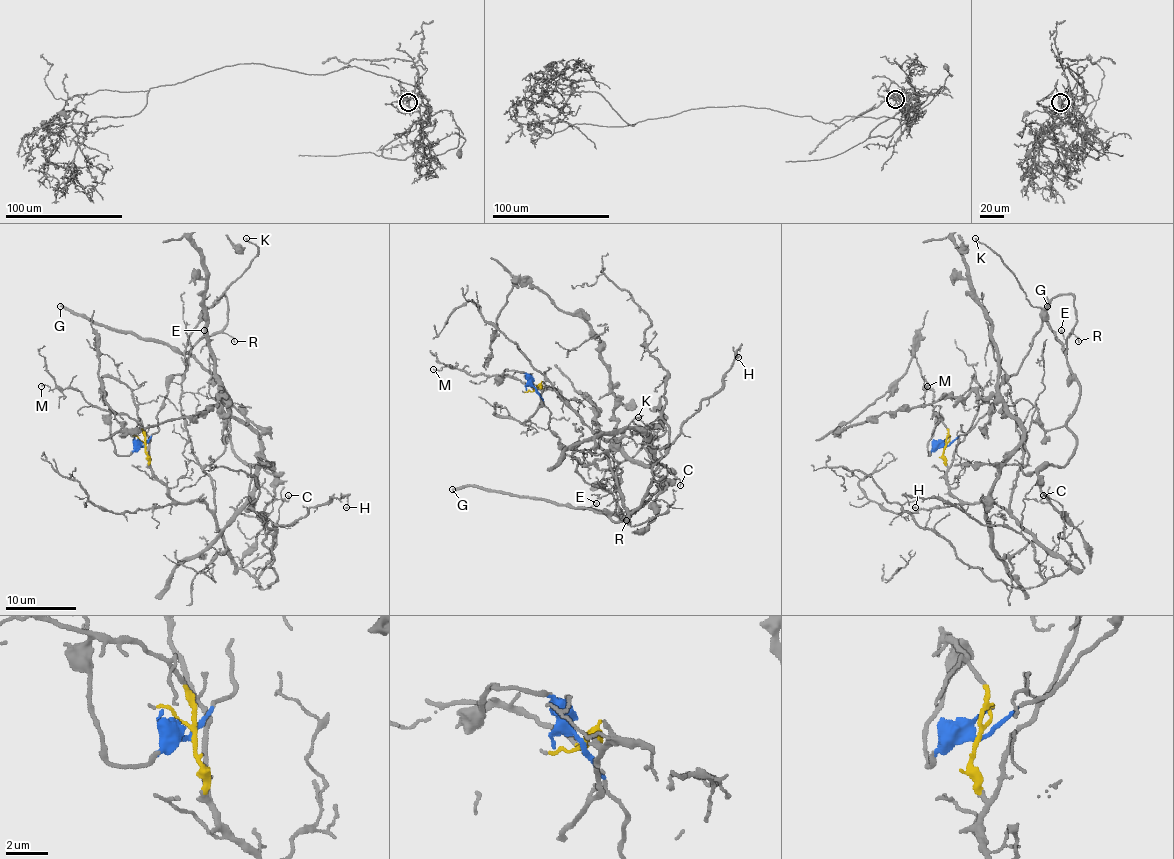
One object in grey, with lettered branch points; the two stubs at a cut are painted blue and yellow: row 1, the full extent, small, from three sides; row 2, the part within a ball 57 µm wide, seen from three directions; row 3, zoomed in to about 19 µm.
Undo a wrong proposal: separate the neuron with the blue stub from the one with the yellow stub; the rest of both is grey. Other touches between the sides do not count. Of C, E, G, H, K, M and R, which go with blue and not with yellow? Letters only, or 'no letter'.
E, G, K, R

